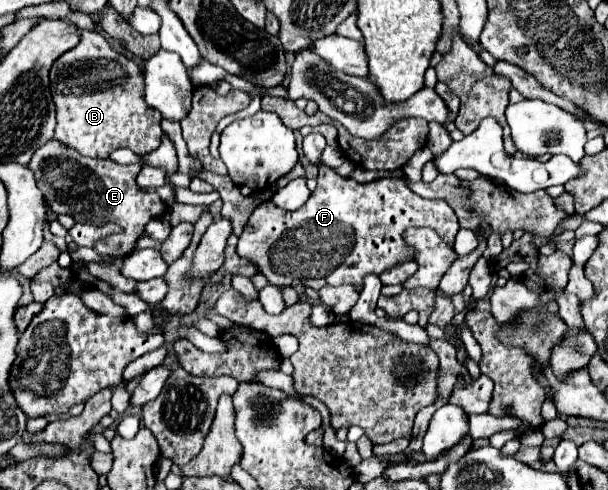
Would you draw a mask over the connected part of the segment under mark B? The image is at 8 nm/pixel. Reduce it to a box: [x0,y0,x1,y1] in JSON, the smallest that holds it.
[50,30,164,158]

